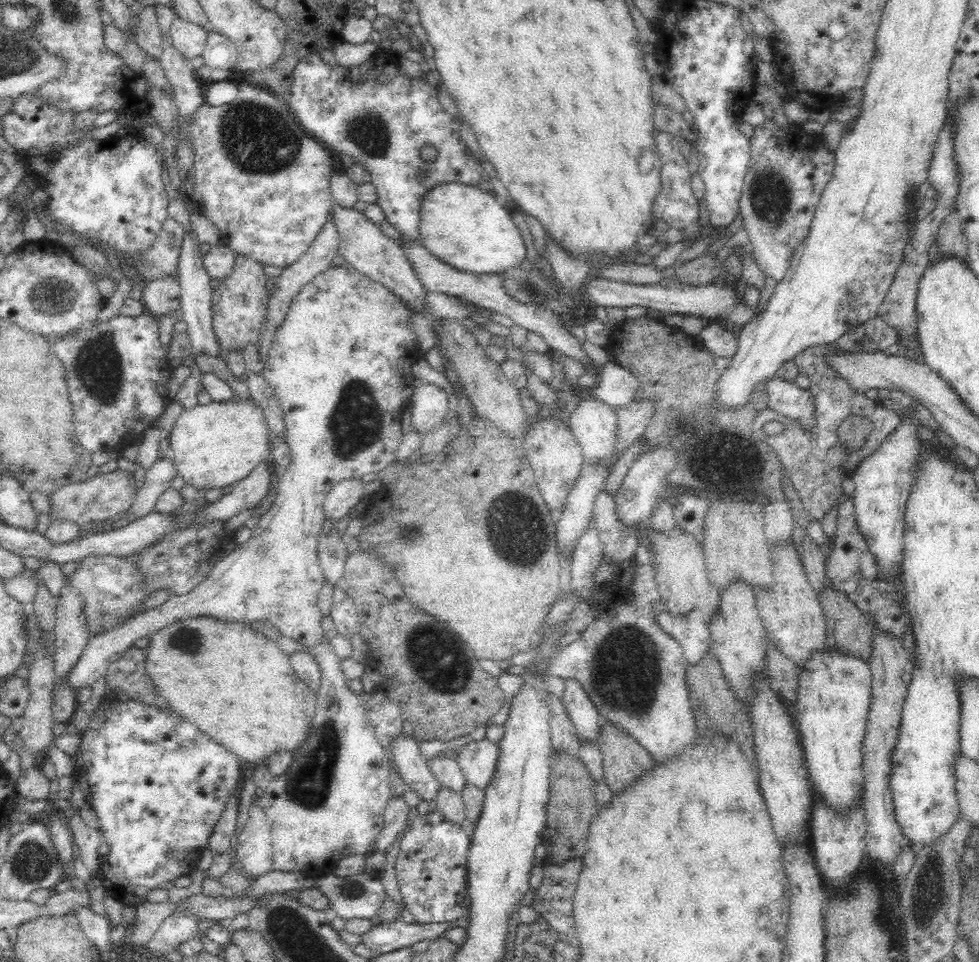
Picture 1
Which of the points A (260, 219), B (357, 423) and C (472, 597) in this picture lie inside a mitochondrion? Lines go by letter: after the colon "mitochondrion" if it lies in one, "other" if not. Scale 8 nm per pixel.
A: other
B: mitochondrion
C: other

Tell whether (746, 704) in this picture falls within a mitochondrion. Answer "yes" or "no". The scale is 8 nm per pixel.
no

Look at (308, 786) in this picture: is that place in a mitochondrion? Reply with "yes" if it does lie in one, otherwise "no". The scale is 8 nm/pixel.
yes

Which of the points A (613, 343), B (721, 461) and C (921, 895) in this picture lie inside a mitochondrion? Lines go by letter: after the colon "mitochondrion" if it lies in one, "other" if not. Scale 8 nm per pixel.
A: other
B: mitochondrion
C: mitochondrion

